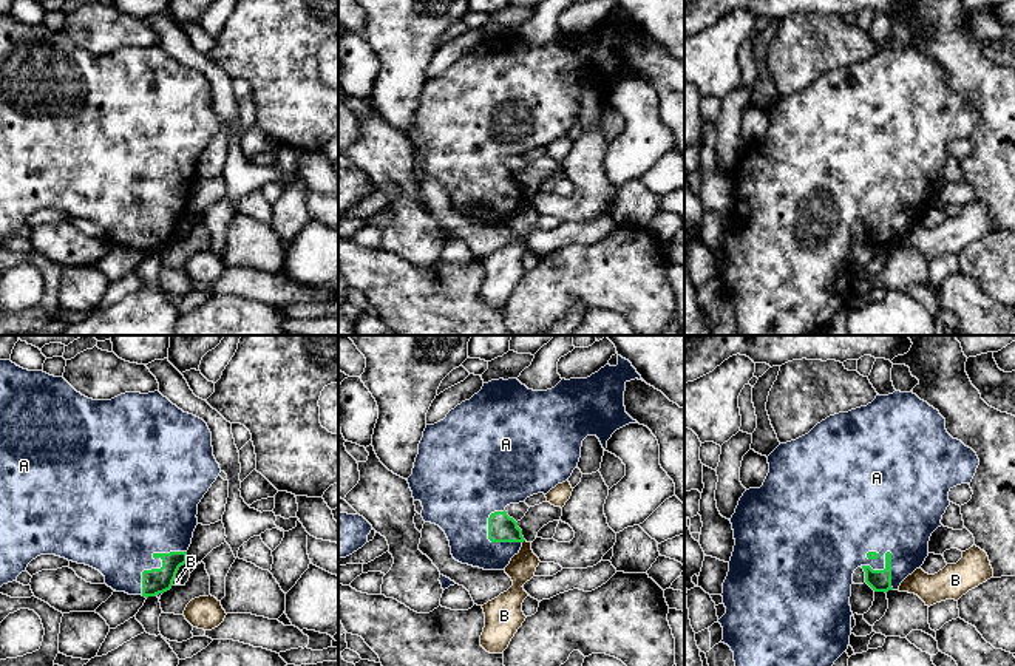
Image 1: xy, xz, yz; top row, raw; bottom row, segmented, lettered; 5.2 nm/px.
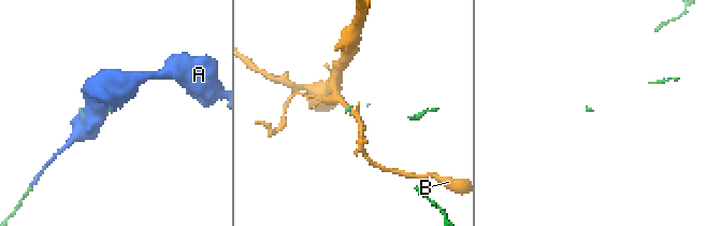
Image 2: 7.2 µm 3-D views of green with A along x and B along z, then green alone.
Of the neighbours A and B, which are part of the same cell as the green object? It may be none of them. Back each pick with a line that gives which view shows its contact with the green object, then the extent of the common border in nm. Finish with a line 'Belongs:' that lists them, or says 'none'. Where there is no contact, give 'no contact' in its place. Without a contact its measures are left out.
A: xy | 340 nm
Belongs: A

